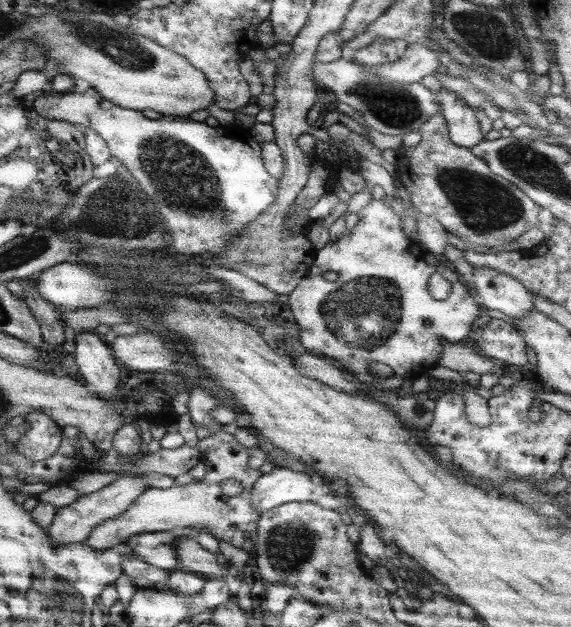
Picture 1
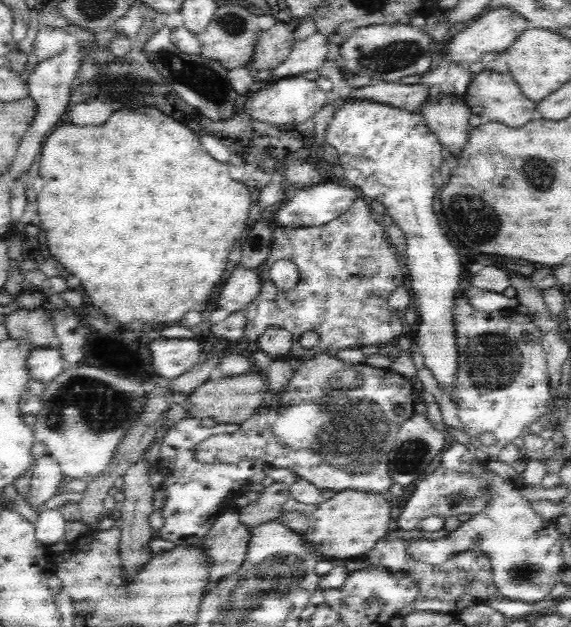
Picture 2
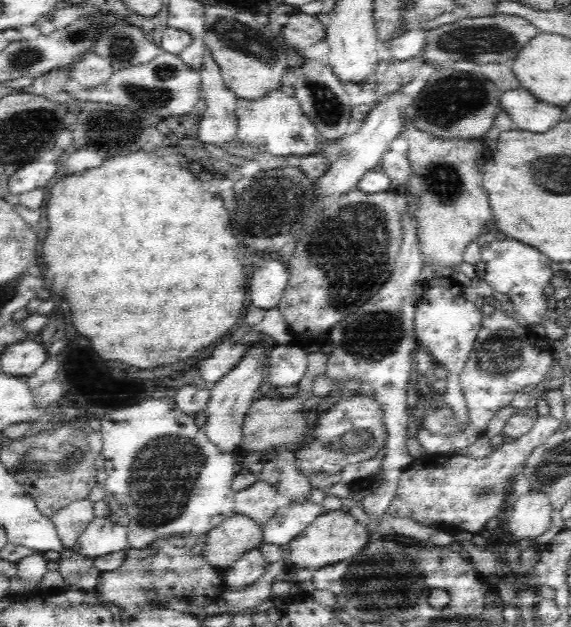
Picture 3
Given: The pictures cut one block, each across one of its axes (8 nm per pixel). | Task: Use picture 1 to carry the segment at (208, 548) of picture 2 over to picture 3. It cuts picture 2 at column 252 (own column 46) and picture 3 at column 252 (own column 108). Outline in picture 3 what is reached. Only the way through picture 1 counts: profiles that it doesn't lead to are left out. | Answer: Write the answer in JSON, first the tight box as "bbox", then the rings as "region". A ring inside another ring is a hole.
{"bbox":[235,479,280,525],"region":[[[258,479],[248,488],[235,492],[235,512],[245,514],[256,524],[263,525],[276,514],[280,507],[276,494],[276,487]]]}

